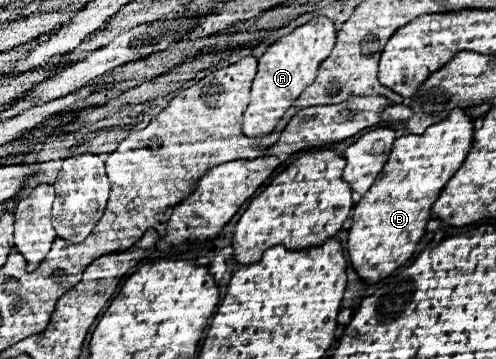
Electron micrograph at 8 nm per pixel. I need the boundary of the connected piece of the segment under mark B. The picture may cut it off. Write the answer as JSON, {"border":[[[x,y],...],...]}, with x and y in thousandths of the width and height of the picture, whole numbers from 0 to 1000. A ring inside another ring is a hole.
{"border":[[[921,298],[893,337],[865,348],[853,376],[821,370],[796,387],[768,487],[712,577],[700,699],[732,783],[764,788],[829,721],[857,649],[861,616],[869,610],[869,571],[938,448],[954,370],[954,337],[929,298]]]}

